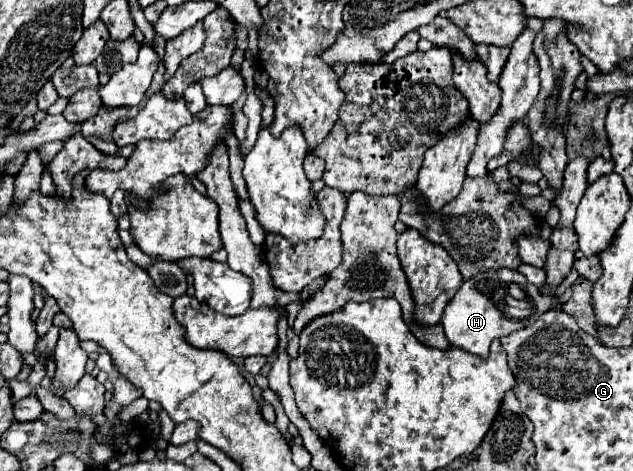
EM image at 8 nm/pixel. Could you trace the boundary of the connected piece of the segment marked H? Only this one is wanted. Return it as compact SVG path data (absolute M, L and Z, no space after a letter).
M491 270L491 272L485 272L485 274L477 274L477 278L471 278L467 282L463 282L463 286L457 290L457 294L453 296L453 300L445 306L443 310L443 316L441 316L441 326L445 330L445 336L447 340L455 346L455 348L461 348L461 350L467 350L475 356L481 356L485 358L489 354L489 346L495 338L501 338L501 336L507 336L519 328L525 328L527 322L525 320L513 320L513 318L507 318L493 302L493 294L495 294L495 284L519 284L527 298L533 300L533 314L539 316L551 308L557 308L561 304L565 304L571 296L571 290L567 290L565 294L561 296L553 296L553 300L549 296L537 296L541 294L541 290L537 290L537 286L529 284L527 278L515 270Z

